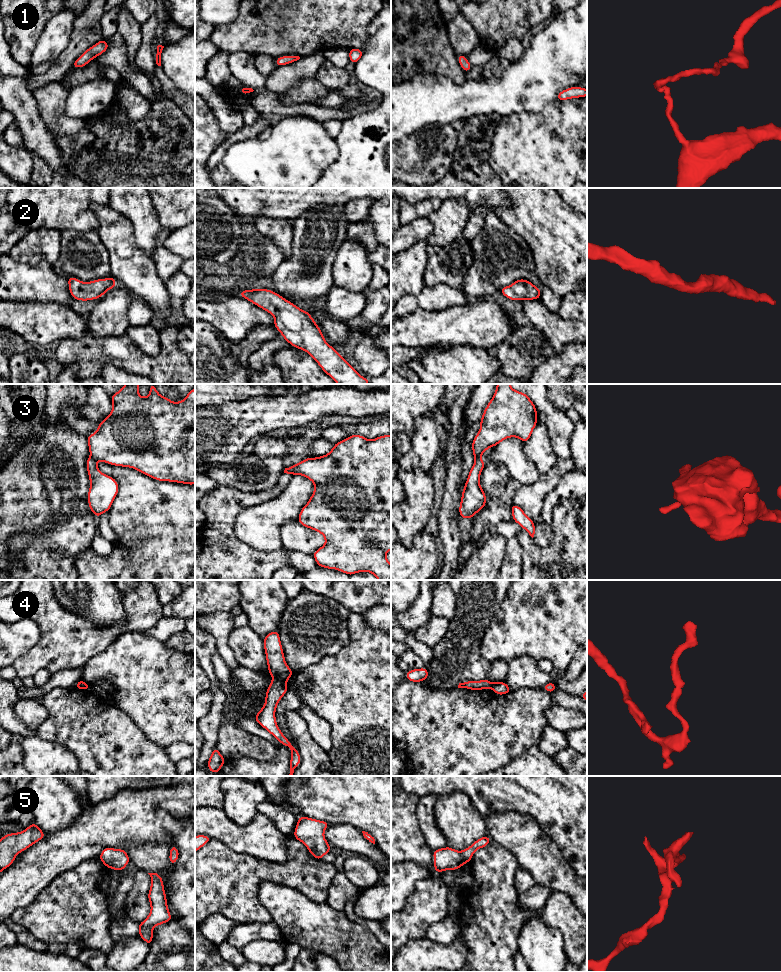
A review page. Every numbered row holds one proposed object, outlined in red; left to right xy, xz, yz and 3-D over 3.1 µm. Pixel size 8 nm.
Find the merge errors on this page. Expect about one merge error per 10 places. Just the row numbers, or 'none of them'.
3

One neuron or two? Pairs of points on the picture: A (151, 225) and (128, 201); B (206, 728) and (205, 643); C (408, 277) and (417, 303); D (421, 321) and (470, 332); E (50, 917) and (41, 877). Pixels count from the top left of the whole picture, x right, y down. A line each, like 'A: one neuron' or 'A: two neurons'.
A: one neuron
B: one neuron
C: two neurons
D: one neuron
E: two neurons

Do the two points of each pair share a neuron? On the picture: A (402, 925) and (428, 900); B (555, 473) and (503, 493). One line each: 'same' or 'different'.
A: same
B: same

